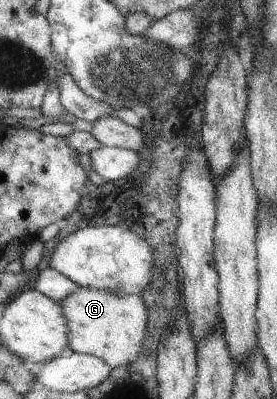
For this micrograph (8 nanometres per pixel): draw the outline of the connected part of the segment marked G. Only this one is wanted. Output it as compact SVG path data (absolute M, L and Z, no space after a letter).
M79 287L57 304L66 320L69 351L96 356L111 368L137 360L148 322L148 310L141 296Z

